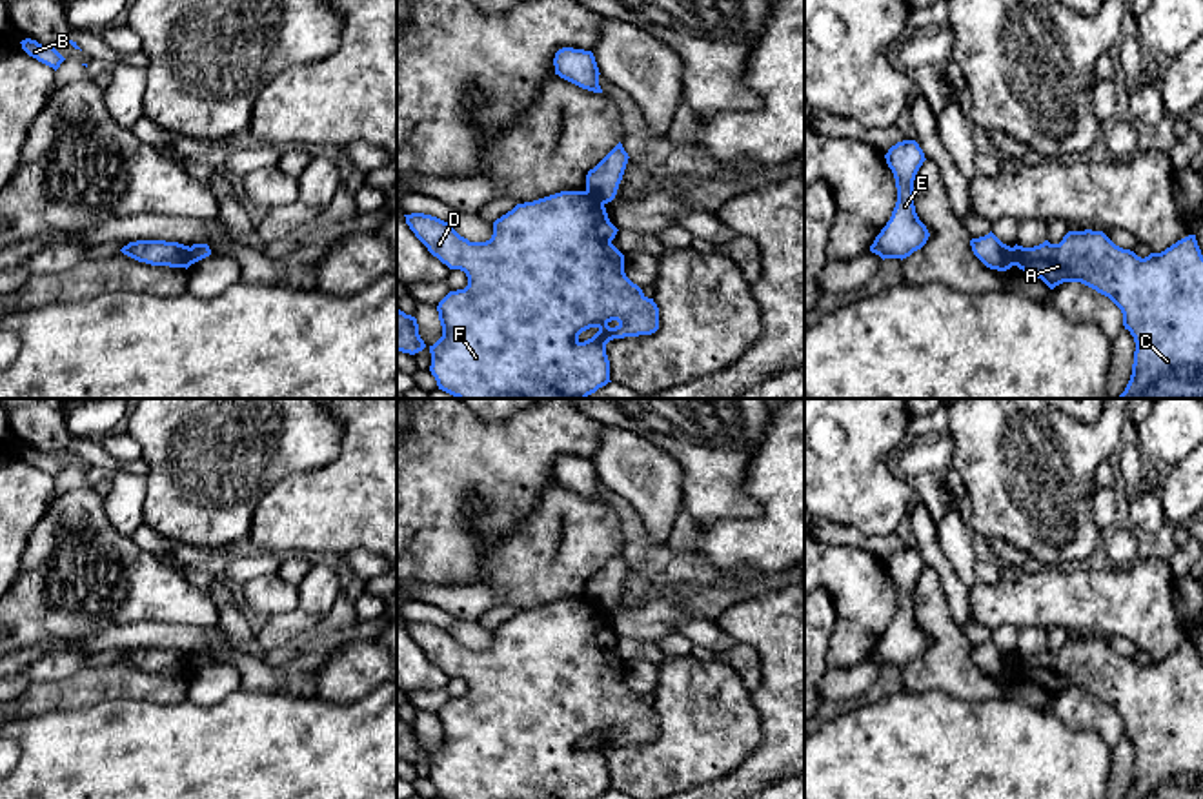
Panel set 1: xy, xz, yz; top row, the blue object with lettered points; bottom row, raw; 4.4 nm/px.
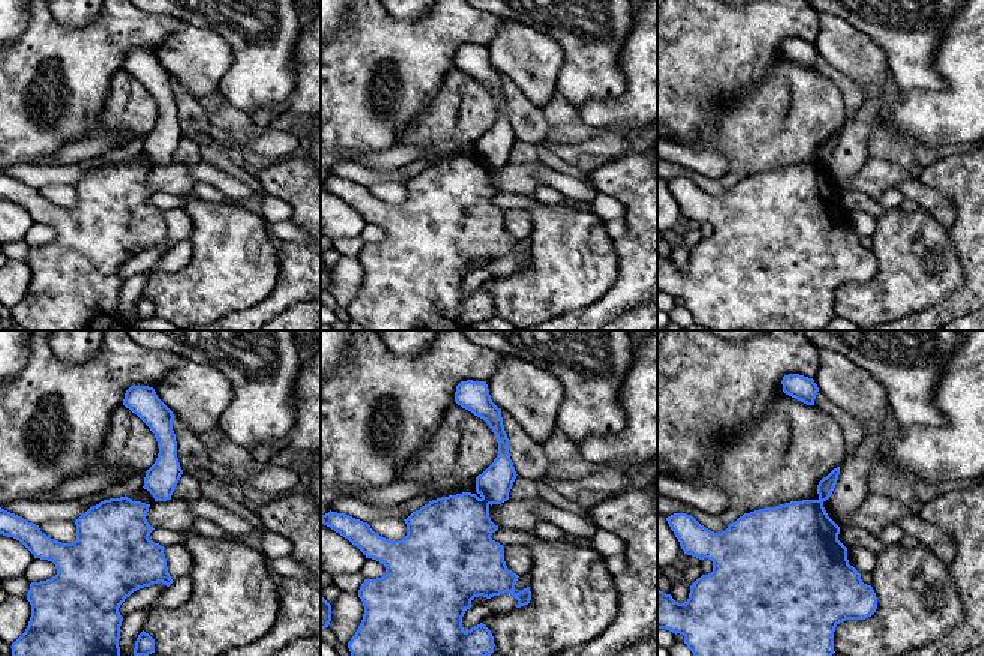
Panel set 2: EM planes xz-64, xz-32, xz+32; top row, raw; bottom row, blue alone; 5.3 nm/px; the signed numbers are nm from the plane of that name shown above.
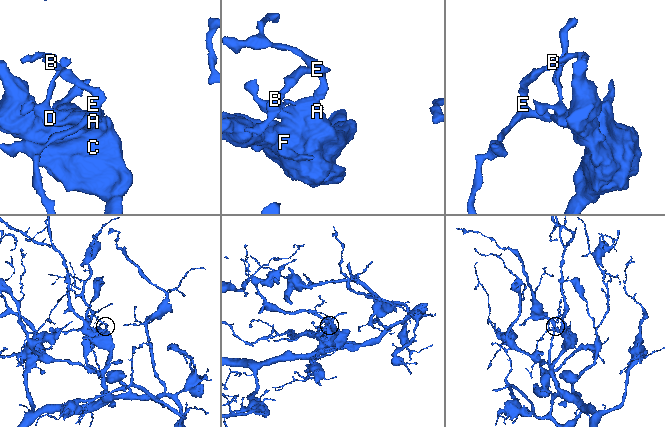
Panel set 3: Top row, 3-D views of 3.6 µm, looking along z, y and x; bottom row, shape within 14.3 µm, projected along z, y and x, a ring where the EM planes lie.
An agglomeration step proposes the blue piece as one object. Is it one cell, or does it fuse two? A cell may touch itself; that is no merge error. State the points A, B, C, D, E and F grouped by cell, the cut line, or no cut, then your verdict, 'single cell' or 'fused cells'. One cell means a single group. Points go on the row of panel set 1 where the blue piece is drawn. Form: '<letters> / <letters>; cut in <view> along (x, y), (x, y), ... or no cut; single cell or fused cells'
A C D F / B E; cut in xz along (586, 190), (603, 204); fused cells

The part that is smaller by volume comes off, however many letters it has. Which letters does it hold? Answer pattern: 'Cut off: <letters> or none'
Cut off: B, E

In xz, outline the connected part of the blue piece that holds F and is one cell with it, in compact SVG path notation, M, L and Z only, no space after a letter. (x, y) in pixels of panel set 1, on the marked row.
M561 191L517 204L493 222L493 235L486 242L470 242L431 215L404 217L433 257L468 277L464 289L450 291L439 302L442 337L430 346L430 371L439 389L457 399L586 399L612 382L610 340L659 329L657 304L626 277L624 255L612 244L619 229L610 222L604 204L588 191Z

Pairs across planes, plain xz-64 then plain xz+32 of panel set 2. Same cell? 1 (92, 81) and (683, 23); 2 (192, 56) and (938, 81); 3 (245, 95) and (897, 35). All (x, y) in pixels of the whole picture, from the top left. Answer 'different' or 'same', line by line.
1: same
2: different
3: same

